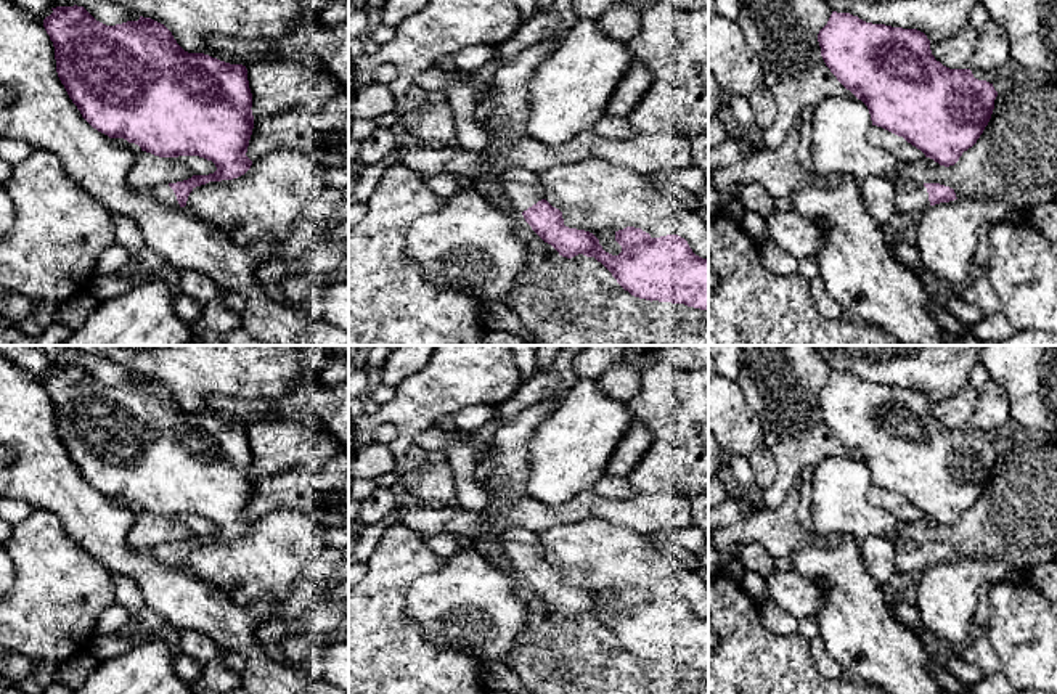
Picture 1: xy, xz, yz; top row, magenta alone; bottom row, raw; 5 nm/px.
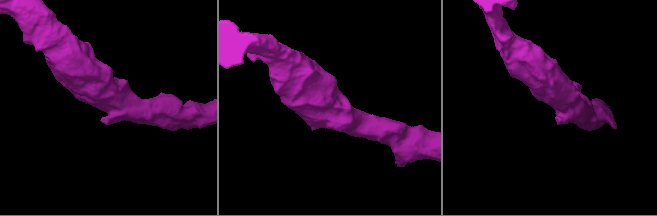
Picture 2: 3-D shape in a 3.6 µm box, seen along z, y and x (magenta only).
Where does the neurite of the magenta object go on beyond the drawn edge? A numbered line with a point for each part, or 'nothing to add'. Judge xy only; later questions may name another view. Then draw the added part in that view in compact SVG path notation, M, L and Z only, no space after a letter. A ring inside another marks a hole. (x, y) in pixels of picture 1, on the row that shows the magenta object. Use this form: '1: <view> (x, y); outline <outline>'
1: xy (163, 193); outline M162 183L162 185L156 186L156 188L151 191L151 196L153 196L156 201L162 202L164 206L185 209L185 207L182 207L182 206L178 204L173 190L172 190L167 183Z

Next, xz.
1: xz (522, 187); outline M509 164L500 174L504 194L511 206L524 212L538 201L545 199L545 186L538 172Z

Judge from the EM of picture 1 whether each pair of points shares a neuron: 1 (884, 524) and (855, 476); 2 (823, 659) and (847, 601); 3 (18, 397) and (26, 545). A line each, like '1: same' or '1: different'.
1: same
2: different
3: different

